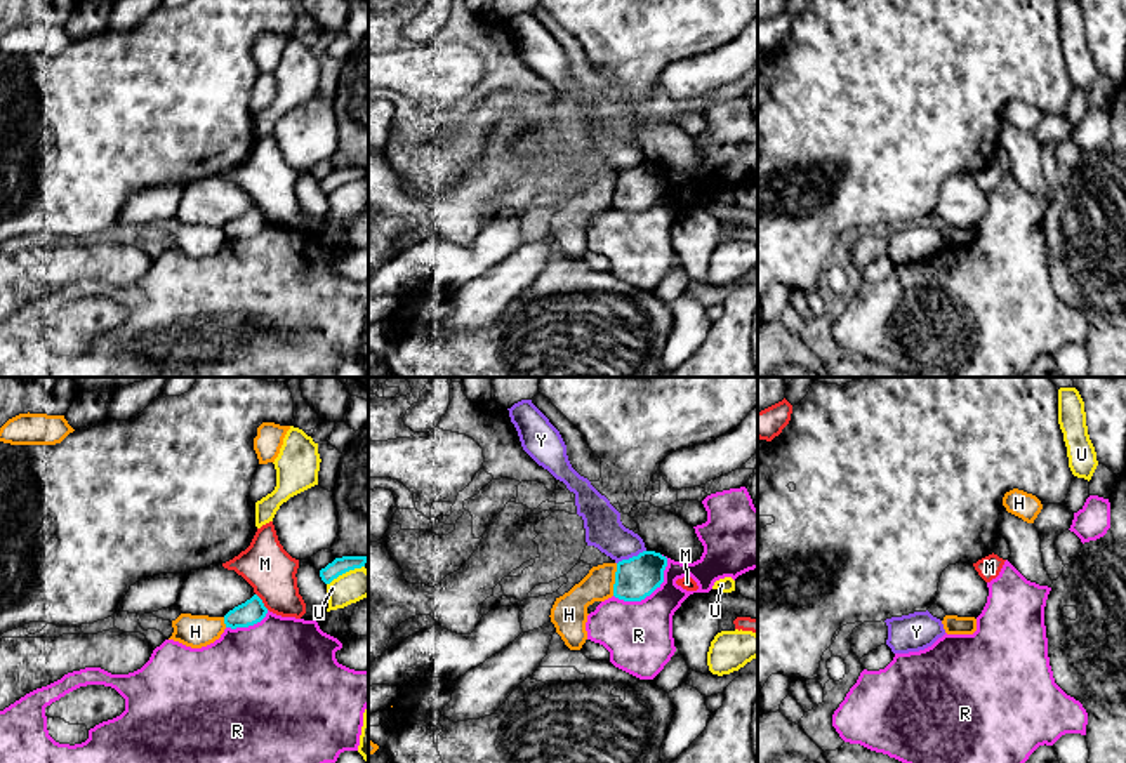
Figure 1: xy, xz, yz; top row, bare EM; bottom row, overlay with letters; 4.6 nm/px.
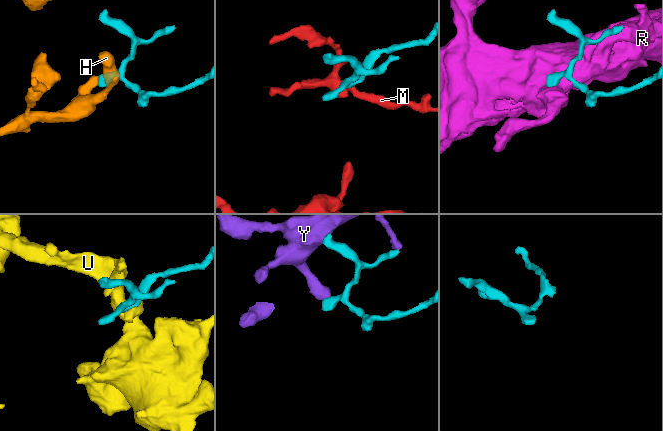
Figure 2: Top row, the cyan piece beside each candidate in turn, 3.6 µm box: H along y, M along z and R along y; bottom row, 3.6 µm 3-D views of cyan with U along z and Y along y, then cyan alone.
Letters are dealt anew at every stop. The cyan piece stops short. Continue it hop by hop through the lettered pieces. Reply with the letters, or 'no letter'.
no letter

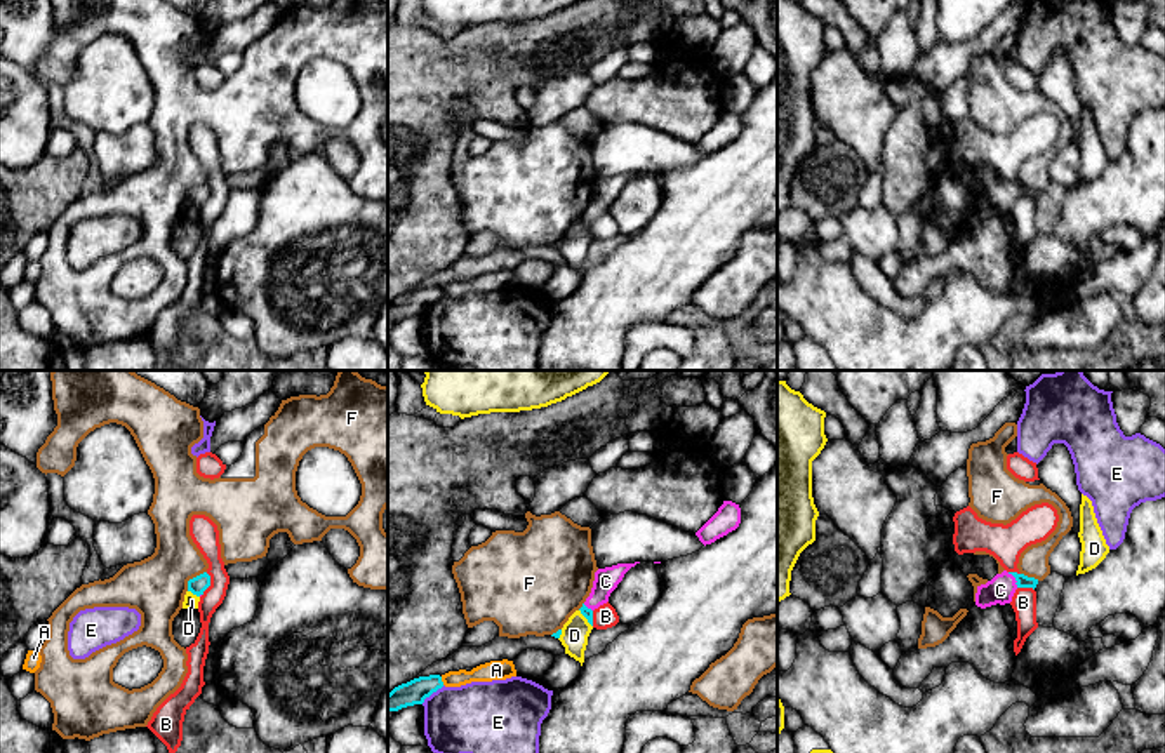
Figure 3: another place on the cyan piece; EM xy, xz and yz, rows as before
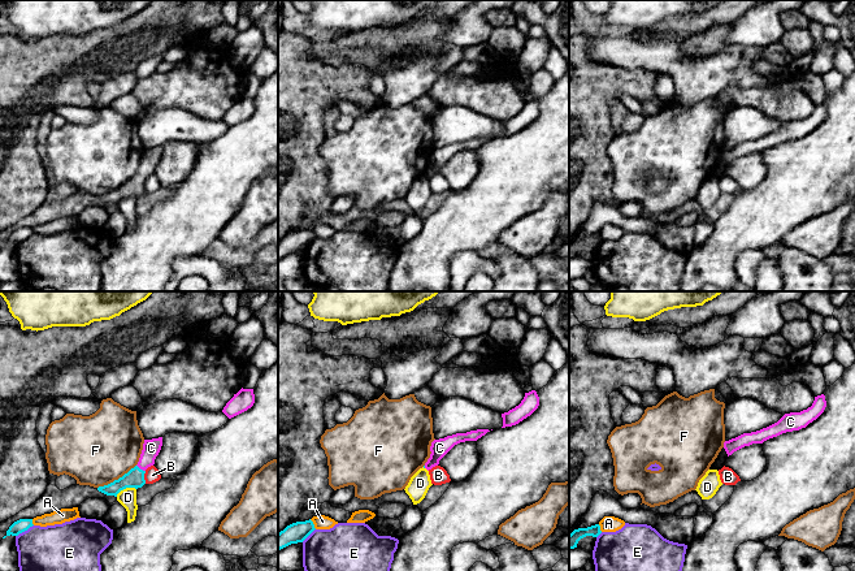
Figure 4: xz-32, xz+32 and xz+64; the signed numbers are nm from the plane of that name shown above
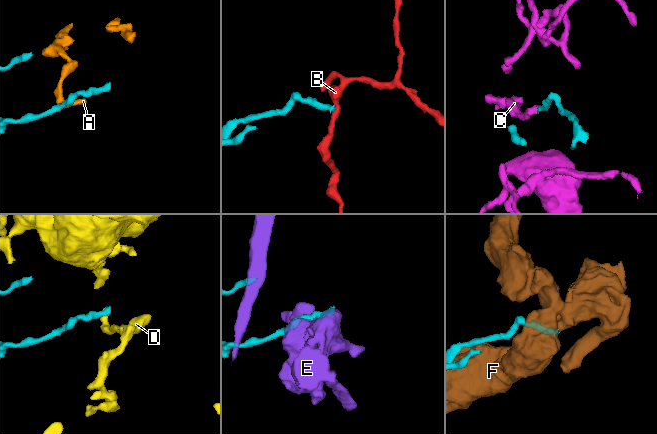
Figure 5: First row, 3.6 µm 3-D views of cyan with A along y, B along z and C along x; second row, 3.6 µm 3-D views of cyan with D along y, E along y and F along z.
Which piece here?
C

